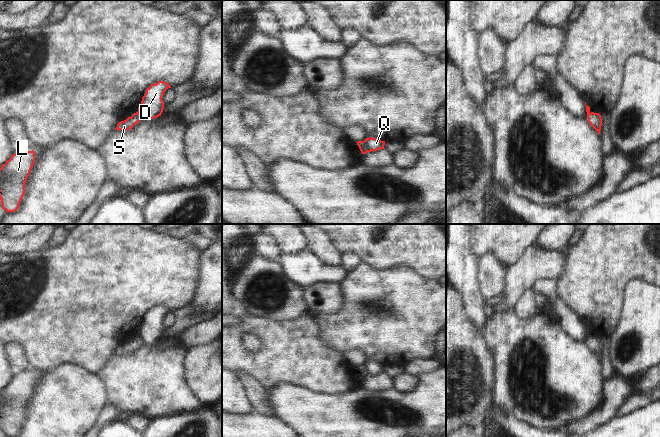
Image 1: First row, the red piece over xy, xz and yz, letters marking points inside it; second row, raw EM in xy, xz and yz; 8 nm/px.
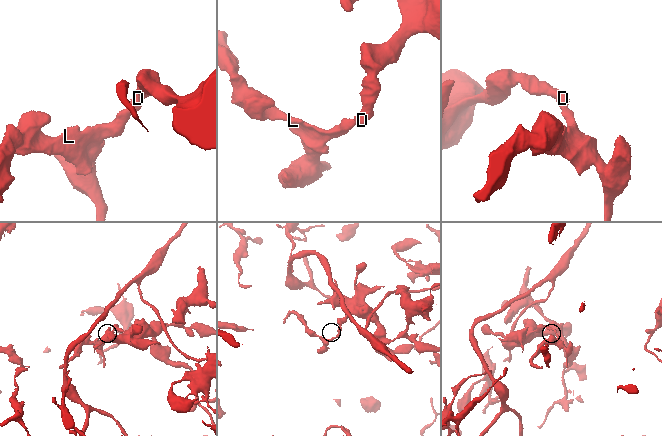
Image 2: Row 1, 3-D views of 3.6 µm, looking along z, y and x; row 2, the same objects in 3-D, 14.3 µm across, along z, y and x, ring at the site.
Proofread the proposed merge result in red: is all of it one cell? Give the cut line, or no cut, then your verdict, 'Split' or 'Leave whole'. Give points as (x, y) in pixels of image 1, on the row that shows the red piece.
Split along xz (362, 141), (368, 151). Split

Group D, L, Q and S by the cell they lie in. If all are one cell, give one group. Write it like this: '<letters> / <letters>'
D Q / L S

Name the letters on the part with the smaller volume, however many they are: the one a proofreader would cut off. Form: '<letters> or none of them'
L, S

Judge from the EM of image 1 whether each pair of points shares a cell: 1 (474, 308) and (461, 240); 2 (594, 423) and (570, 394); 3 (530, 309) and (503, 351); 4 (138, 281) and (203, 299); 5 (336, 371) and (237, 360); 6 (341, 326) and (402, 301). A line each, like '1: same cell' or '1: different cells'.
1: same cell
2: different cells
3: different cells
4: different cells
5: same cell
6: same cell

